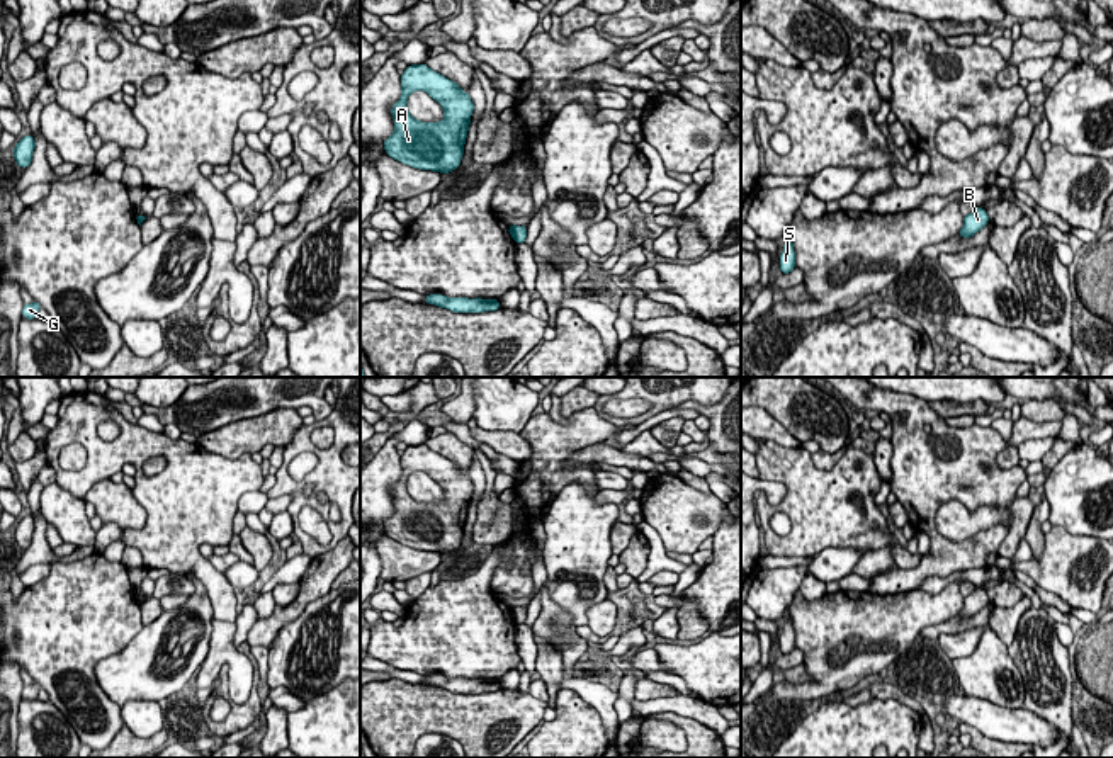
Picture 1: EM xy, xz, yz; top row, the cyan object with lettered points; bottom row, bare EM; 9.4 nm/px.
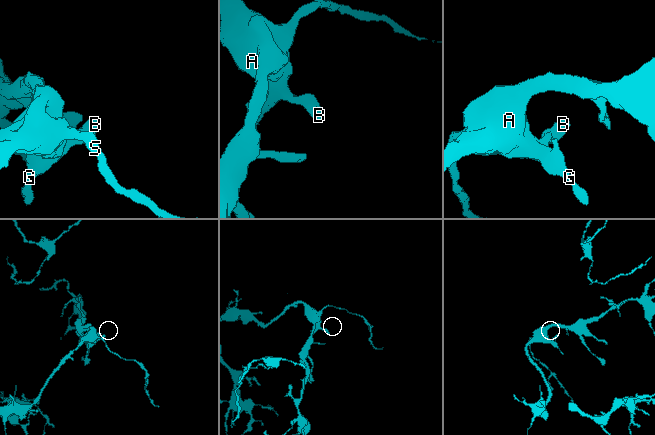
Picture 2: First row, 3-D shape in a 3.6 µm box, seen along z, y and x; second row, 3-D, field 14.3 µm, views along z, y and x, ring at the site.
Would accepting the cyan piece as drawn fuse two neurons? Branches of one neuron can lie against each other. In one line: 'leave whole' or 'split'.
leave whole

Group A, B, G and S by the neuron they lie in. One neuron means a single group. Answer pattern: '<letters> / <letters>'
A B G S

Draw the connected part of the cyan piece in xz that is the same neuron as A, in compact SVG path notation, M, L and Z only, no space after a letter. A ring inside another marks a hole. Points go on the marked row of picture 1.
M425 63L408 66L399 80L403 92L391 107L394 133L384 139L386 155L420 170L449 173L459 168L474 110L471 95ZM416 90L442 105L440 122L421 122L408 112L408 97Z

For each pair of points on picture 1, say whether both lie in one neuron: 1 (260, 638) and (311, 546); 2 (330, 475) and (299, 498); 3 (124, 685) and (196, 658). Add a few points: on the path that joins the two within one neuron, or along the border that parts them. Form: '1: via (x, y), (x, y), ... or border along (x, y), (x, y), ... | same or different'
1: border along (342, 537), (311, 560) | different
2: via (322, 483), (308, 498) | same
3: via (143, 685), (170, 685), (182, 677) | same

